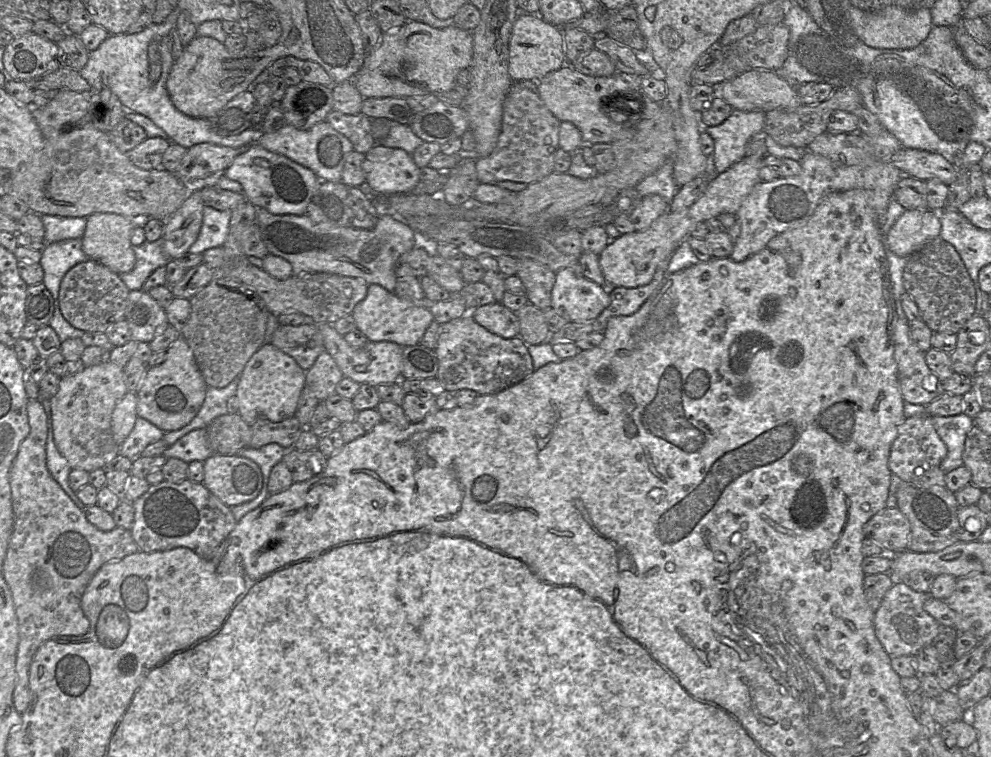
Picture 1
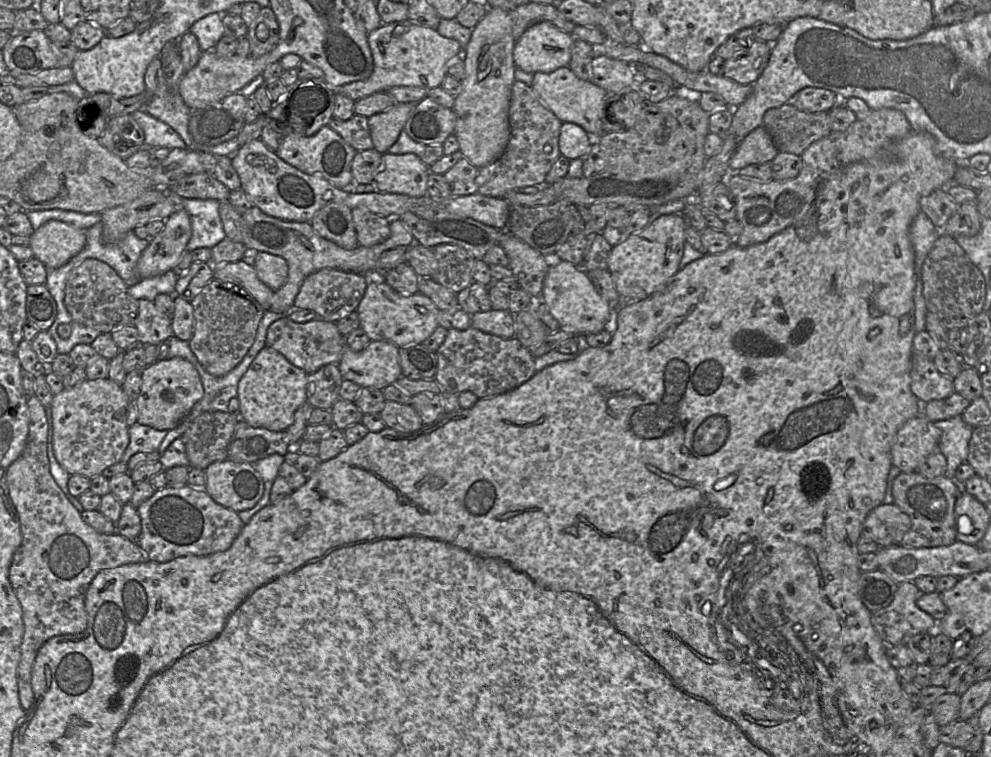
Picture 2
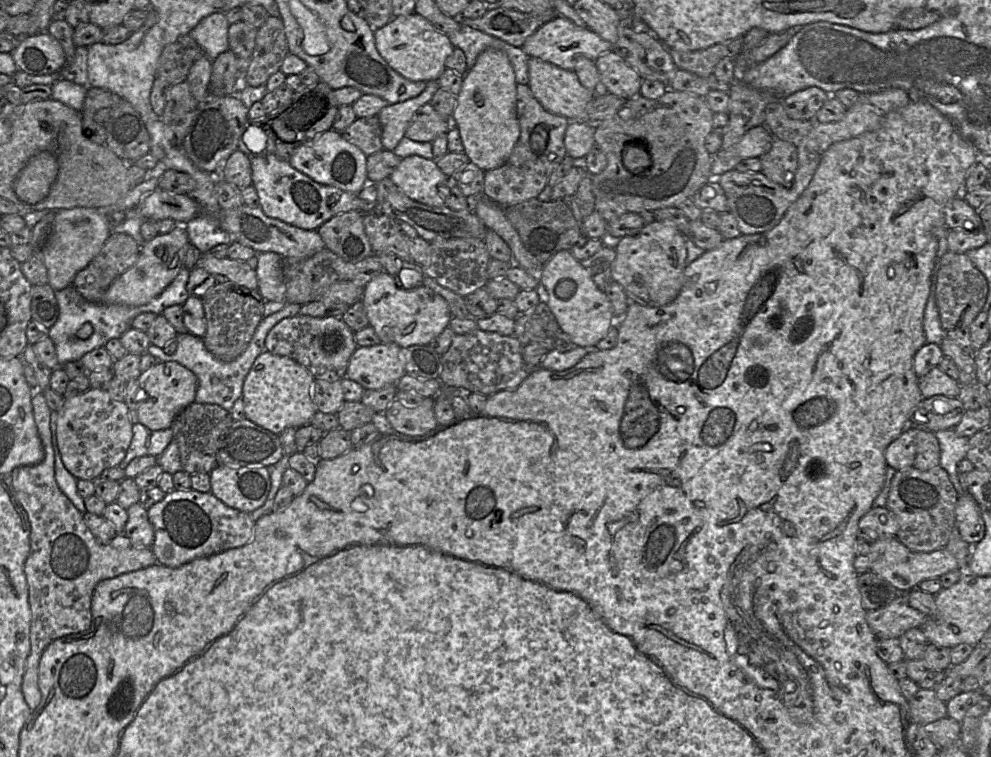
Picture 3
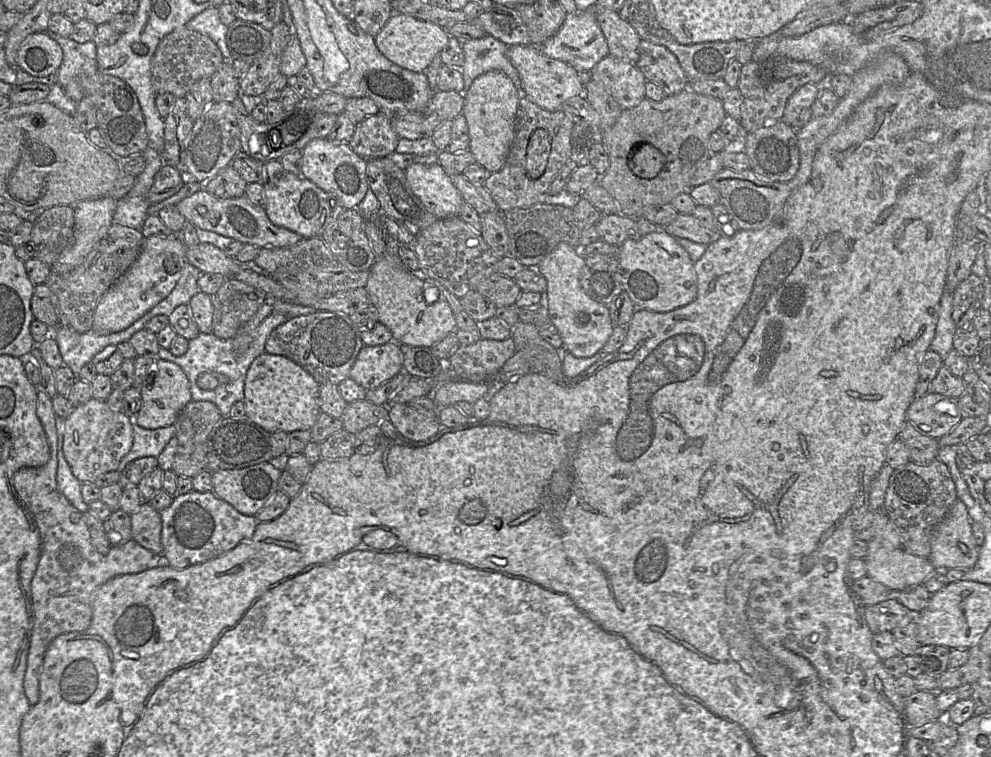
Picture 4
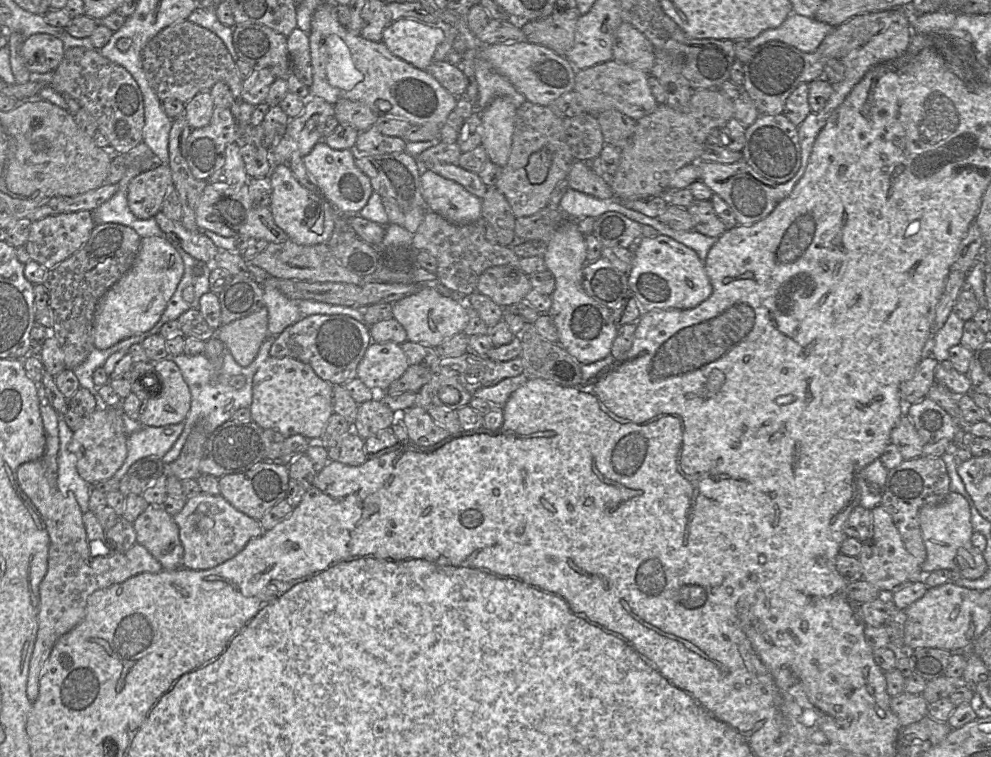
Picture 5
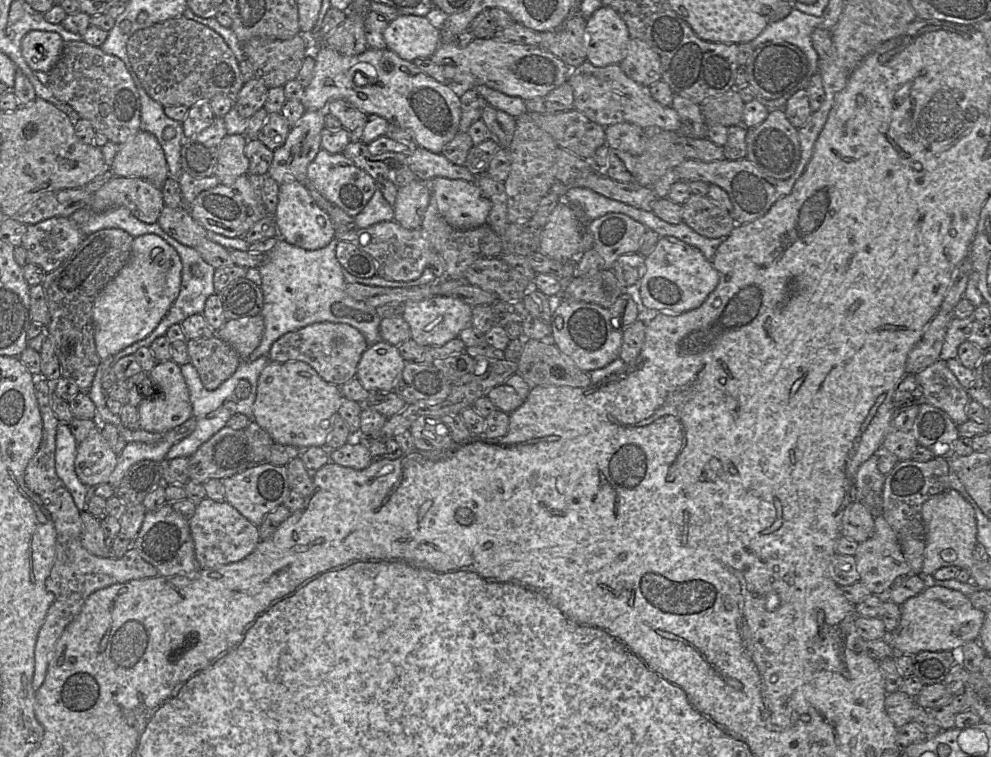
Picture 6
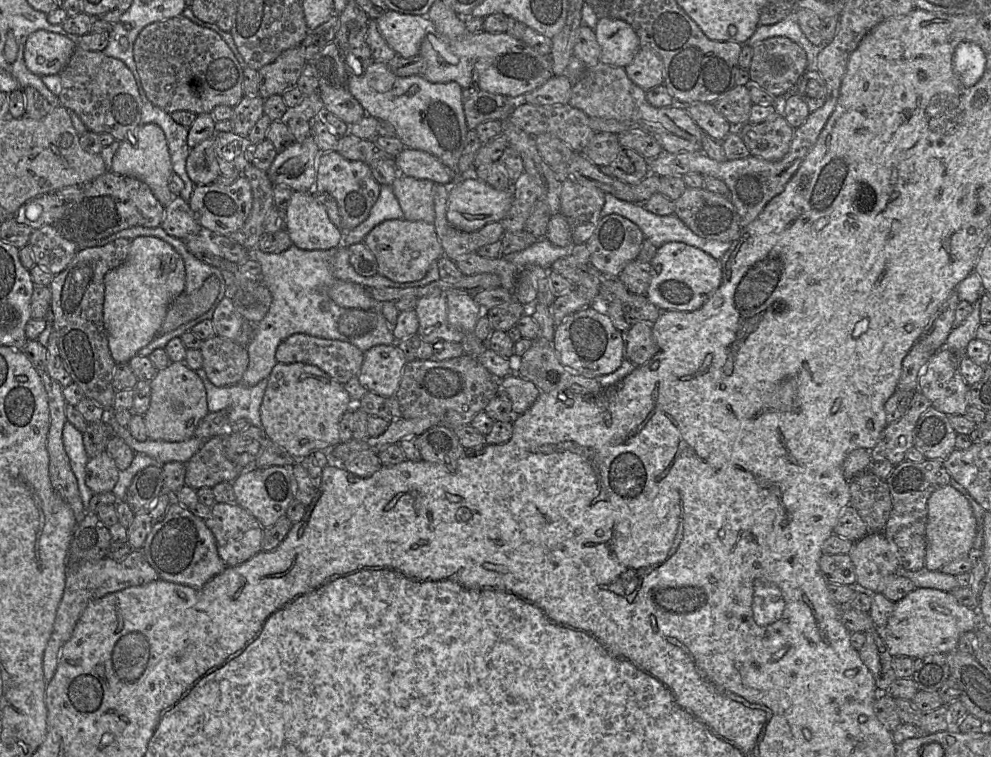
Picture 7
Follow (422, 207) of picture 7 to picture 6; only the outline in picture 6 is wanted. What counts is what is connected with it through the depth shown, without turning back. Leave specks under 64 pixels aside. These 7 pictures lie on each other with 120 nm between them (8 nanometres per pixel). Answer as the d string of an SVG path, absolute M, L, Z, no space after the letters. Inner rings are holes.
M415 179L397 188L394 220L406 229L419 229L430 201L427 182Z

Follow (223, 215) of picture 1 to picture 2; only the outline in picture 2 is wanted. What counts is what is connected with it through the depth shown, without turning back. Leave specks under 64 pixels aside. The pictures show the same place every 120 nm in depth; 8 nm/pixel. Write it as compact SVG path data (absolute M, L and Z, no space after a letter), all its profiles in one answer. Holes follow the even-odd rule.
M178 199L191 219L192 235L187 251L212 248L226 238L220 216L220 201L215 199Z

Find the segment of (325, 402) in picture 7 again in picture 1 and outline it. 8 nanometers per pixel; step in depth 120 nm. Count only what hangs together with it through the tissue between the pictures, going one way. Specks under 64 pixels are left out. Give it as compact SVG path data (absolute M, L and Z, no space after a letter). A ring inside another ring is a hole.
M271 342L264 343L248 360L239 375L235 396L238 414L250 426L259 418L280 422L295 415L305 386L305 373L297 362Z

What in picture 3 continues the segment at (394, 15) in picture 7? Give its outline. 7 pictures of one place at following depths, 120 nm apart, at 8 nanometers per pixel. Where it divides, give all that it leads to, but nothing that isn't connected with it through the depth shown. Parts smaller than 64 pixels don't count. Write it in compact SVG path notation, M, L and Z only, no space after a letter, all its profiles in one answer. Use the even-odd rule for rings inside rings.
M416 13L392 18L388 24L374 32L374 39L375 47L386 63L404 78L415 82L438 80L446 69L446 59L454 50L454 46L451 44L447 35L436 30L430 22Z

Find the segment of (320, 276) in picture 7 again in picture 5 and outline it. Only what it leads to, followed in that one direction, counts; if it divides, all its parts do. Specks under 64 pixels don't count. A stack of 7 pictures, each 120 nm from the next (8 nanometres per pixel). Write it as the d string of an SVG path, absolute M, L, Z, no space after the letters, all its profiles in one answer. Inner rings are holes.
M263 287L262 304L268 310L268 336L276 337L285 328L314 314L348 315L361 320L357 307L313 300L290 299L275 287Z

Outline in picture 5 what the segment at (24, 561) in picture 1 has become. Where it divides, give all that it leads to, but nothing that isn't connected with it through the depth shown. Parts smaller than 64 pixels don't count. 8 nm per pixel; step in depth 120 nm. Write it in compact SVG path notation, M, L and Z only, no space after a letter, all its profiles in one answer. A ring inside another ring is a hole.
M42 383L37 385L39 409L45 431L45 448L41 457L17 468L17 480L23 492L37 507L45 522L50 545L47 573L39 586L39 628L29 664L26 692L32 703L39 693L39 675L55 643L75 628L85 617L88 597L97 589L122 583L143 572L159 573L162 565L142 545L135 543L125 553L111 552L94 556L91 553L83 512L72 492L62 493L58 486L58 452L60 415L52 407Z

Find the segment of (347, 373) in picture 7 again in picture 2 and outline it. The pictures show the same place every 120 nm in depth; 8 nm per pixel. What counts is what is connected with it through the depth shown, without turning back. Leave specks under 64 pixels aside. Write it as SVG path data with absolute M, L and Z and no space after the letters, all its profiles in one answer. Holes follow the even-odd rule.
M283 317L269 326L266 346L280 352L290 363L309 375L327 364L338 365L346 347L346 342L335 322L312 320L297 323L288 317Z

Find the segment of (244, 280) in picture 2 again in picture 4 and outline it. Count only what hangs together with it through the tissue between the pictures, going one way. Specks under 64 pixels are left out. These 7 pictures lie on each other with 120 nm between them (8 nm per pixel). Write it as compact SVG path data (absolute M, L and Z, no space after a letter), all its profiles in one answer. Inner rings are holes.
M199 242L191 248L186 248L185 257L190 264L203 273L221 274L226 279L234 278L242 265L210 243Z

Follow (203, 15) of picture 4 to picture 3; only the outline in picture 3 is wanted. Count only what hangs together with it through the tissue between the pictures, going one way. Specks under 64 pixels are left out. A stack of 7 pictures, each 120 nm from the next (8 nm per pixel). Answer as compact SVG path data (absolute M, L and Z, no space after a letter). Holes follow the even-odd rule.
M214 12L204 17L189 34L204 54L213 61L218 55L230 49L229 25L225 13Z

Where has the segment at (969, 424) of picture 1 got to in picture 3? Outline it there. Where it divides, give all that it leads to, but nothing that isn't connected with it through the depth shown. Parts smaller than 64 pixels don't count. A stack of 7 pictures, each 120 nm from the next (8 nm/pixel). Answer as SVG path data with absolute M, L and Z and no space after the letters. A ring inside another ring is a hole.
M954 429L939 430L935 436L940 445L940 466L947 471L956 492L960 496L965 493L961 486L957 465L966 458L969 438L958 436Z

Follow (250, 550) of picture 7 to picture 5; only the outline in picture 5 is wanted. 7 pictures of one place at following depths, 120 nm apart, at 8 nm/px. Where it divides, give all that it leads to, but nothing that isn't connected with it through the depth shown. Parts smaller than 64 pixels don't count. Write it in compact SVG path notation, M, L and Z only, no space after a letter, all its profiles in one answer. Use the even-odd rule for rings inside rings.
M201 492L187 499L183 509L173 519L179 528L179 538L184 549L182 567L191 570L207 570L226 562L250 540L264 532L259 521L237 510L220 494Z

